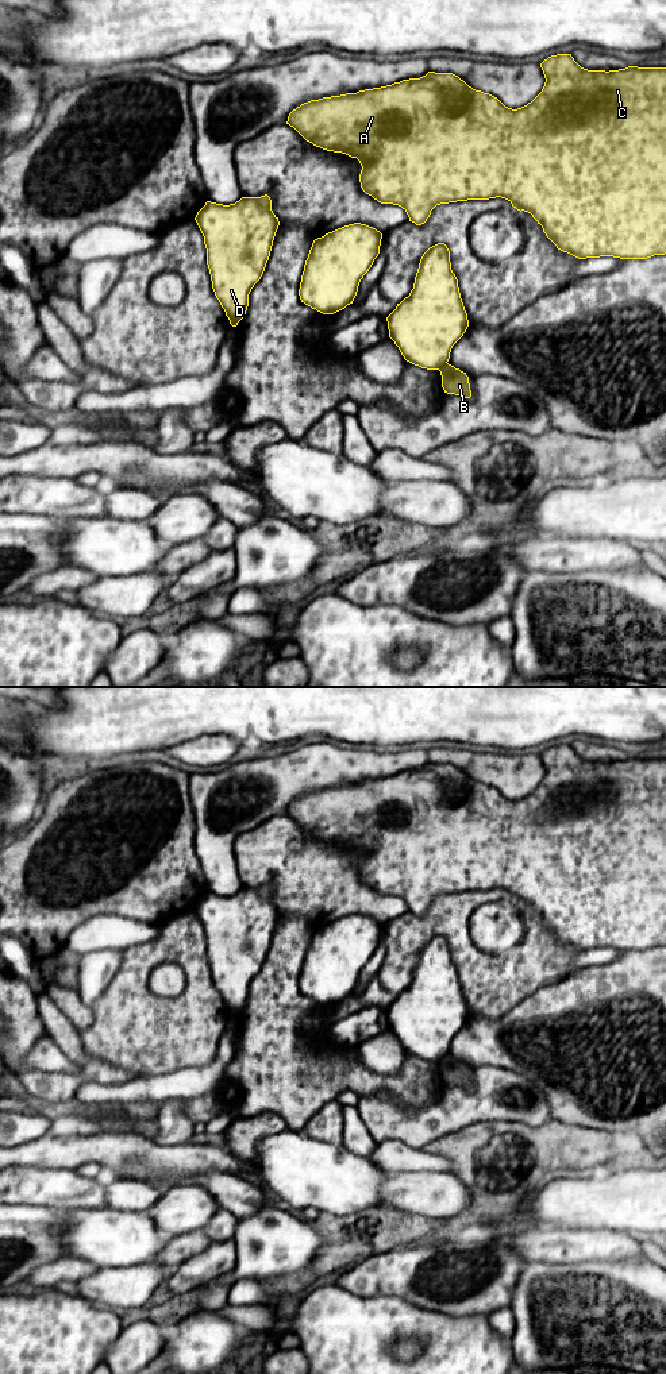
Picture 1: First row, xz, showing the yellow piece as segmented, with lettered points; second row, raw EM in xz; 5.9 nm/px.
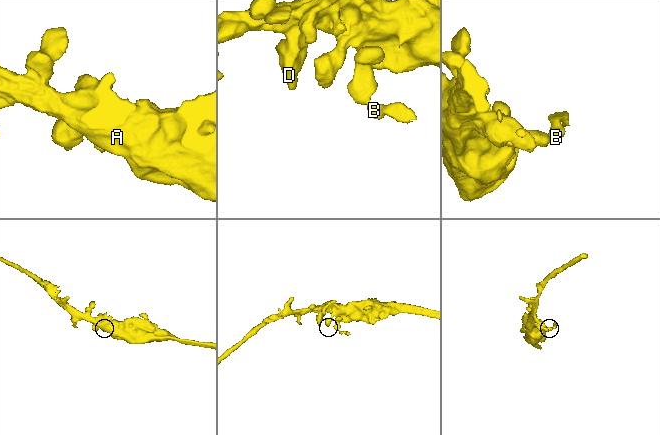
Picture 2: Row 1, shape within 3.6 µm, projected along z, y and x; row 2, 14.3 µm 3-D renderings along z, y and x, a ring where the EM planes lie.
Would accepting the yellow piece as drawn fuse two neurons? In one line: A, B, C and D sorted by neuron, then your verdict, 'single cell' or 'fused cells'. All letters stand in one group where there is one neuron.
groups A C D / B; fused cells

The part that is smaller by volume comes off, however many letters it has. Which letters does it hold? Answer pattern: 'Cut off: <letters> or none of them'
Cut off: B

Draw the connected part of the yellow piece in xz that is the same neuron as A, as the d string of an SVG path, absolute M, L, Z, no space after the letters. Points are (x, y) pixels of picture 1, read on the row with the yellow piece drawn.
M571 54L551 55L540 63L546 82L542 92L527 105L512 109L497 97L476 90L453 73L428 72L420 78L403 80L392 85L365 89L357 93L311 100L293 109L286 124L307 142L327 151L357 158L362 166L359 182L362 190L381 204L401 207L409 221L421 225L431 211L440 204L489 200L501 197L517 211L524 211L542 225L546 236L558 250L578 259L613 256L620 259L647 259L666 254L666 67L628 66L619 70L588 70L581 67Z

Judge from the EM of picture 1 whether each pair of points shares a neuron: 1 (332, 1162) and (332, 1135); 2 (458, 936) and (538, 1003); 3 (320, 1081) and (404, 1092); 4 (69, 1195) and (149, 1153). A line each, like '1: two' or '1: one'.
1: two
2: two
3: one
4: two

